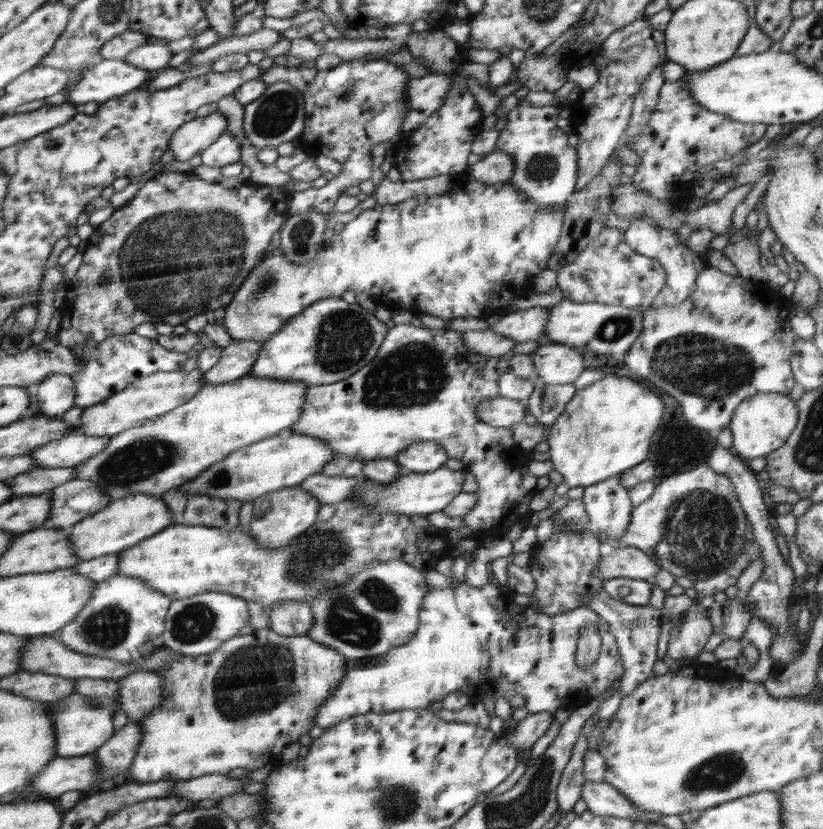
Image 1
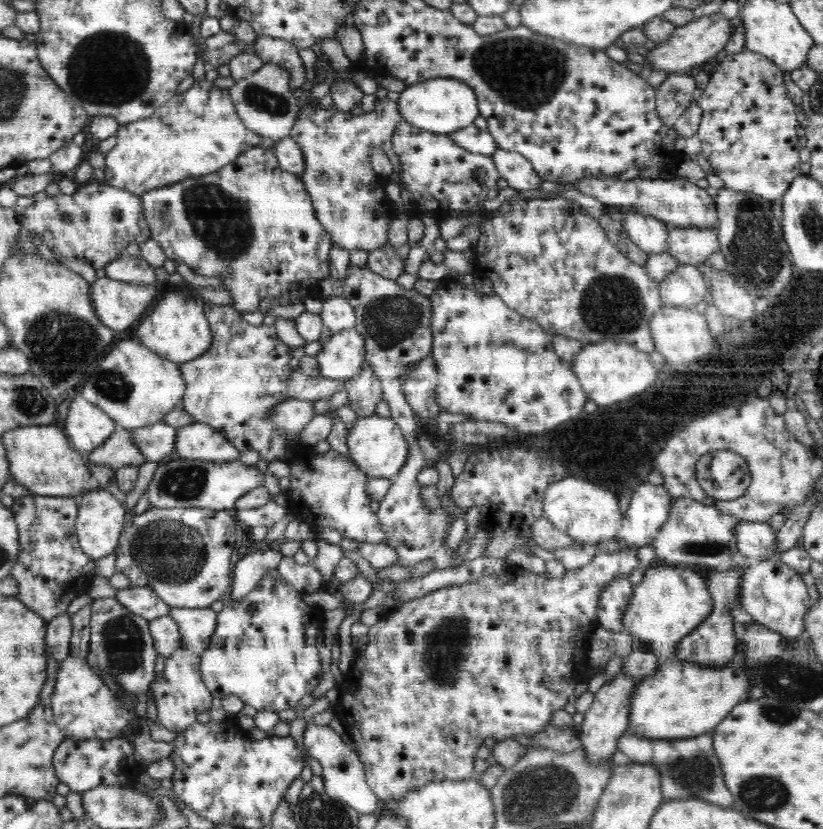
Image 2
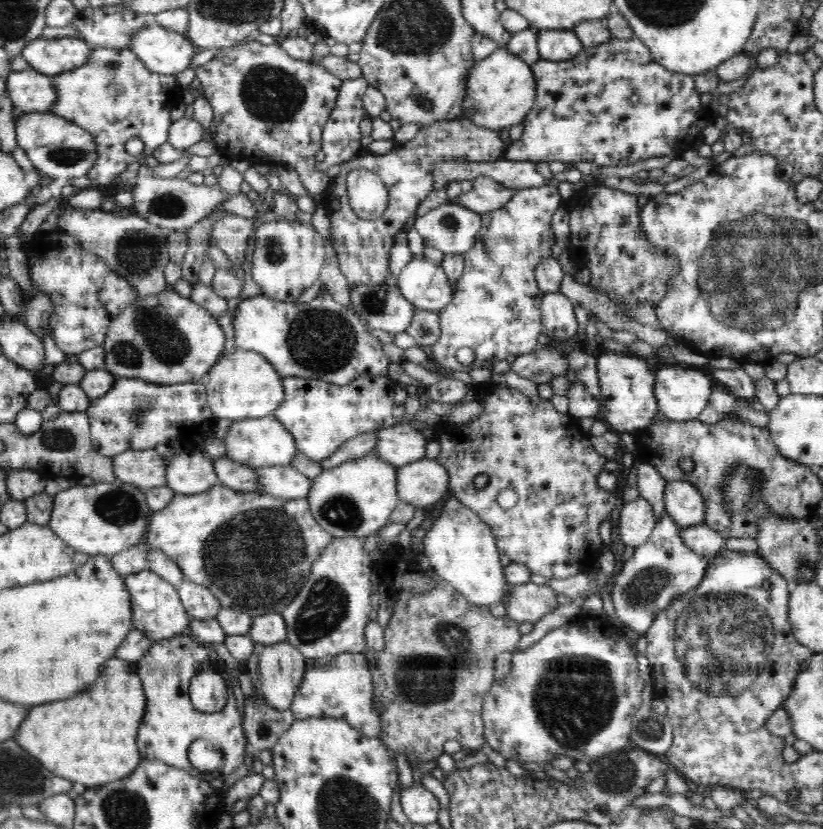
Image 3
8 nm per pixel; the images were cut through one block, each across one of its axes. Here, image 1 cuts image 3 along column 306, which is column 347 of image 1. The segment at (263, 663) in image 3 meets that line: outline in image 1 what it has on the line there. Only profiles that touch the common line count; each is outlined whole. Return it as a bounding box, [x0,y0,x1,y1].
[129,629,348,784]

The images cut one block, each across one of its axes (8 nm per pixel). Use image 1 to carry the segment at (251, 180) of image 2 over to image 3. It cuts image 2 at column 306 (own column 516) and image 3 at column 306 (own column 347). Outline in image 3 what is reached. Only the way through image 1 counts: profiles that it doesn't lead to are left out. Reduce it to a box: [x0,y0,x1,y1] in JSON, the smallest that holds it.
[252,220,326,302]

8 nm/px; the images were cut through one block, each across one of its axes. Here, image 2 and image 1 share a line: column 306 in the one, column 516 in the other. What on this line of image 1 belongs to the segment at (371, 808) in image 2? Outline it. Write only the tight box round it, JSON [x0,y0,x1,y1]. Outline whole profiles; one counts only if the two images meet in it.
[504,712,554,752]

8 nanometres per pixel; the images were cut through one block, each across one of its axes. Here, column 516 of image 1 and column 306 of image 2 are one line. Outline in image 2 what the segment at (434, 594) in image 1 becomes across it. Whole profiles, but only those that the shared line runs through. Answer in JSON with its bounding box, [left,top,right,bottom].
[199,575,324,712]

